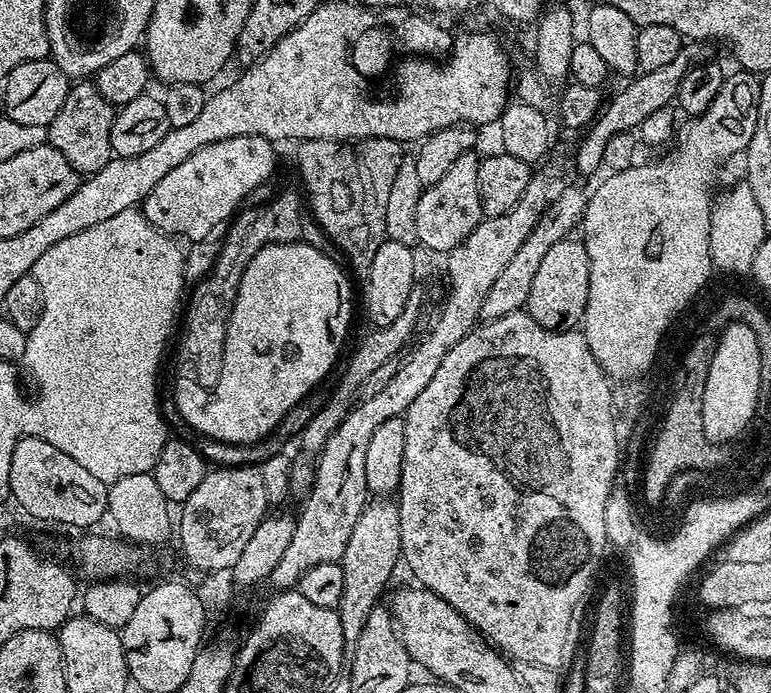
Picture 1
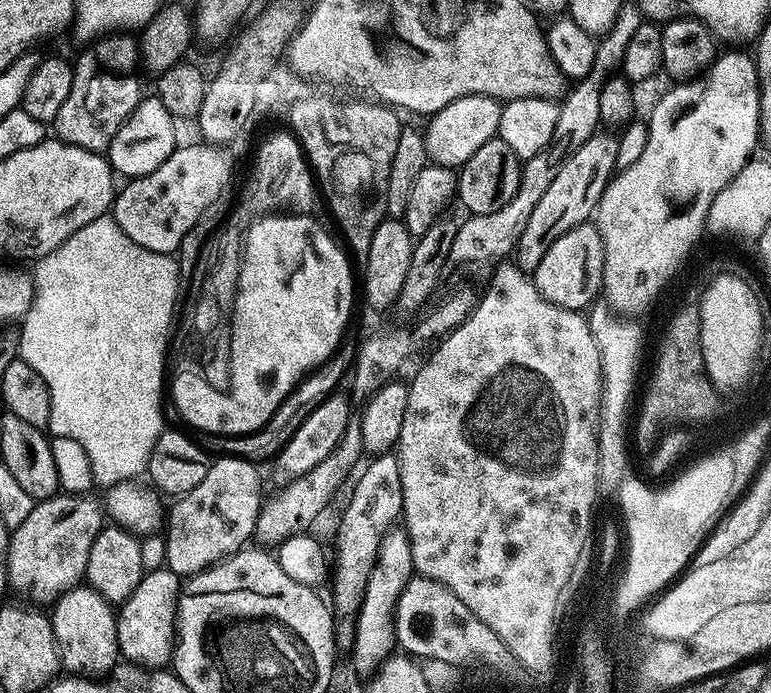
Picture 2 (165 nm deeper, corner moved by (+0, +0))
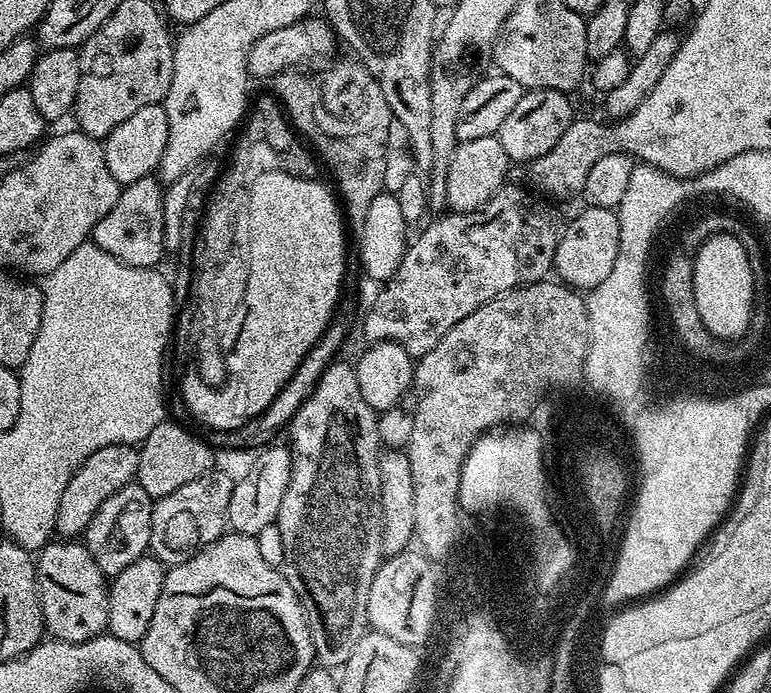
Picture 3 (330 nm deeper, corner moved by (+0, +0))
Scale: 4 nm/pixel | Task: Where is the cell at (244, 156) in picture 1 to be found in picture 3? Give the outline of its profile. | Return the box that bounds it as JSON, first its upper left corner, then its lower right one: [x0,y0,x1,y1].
[91,175,166,268]

